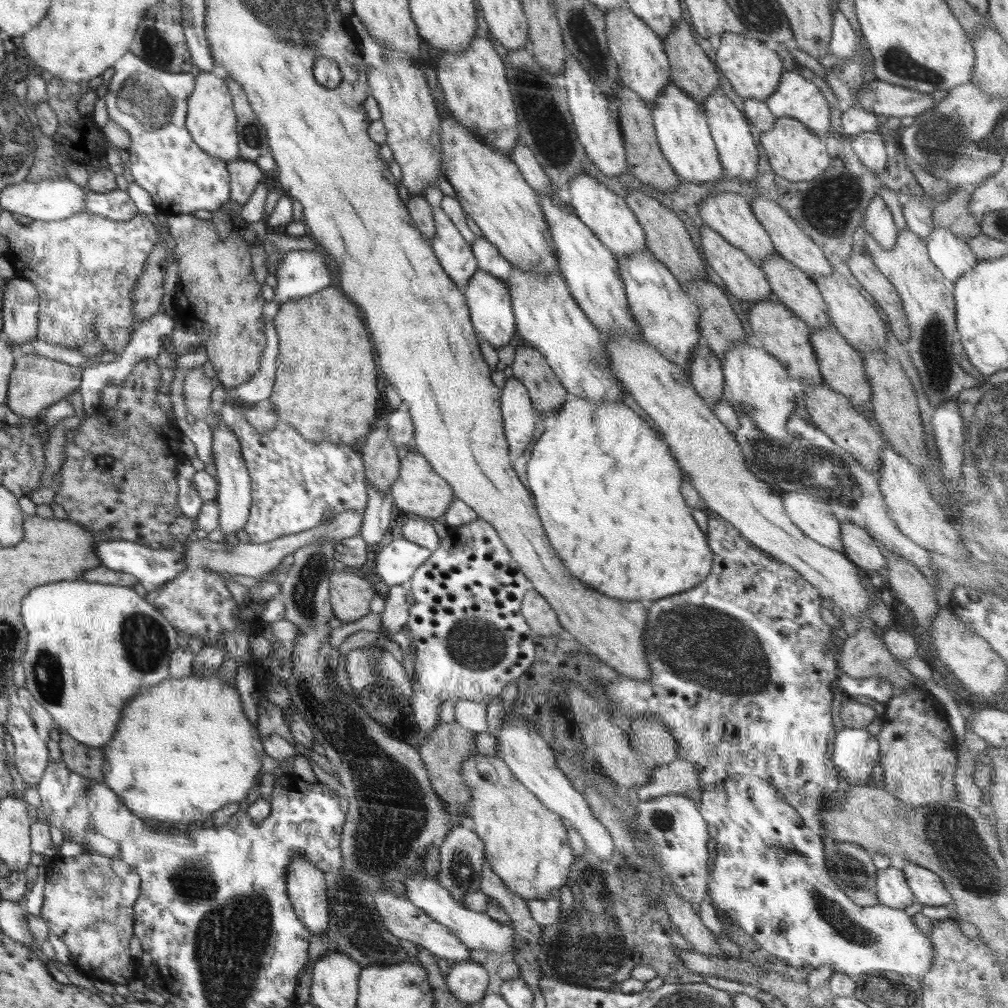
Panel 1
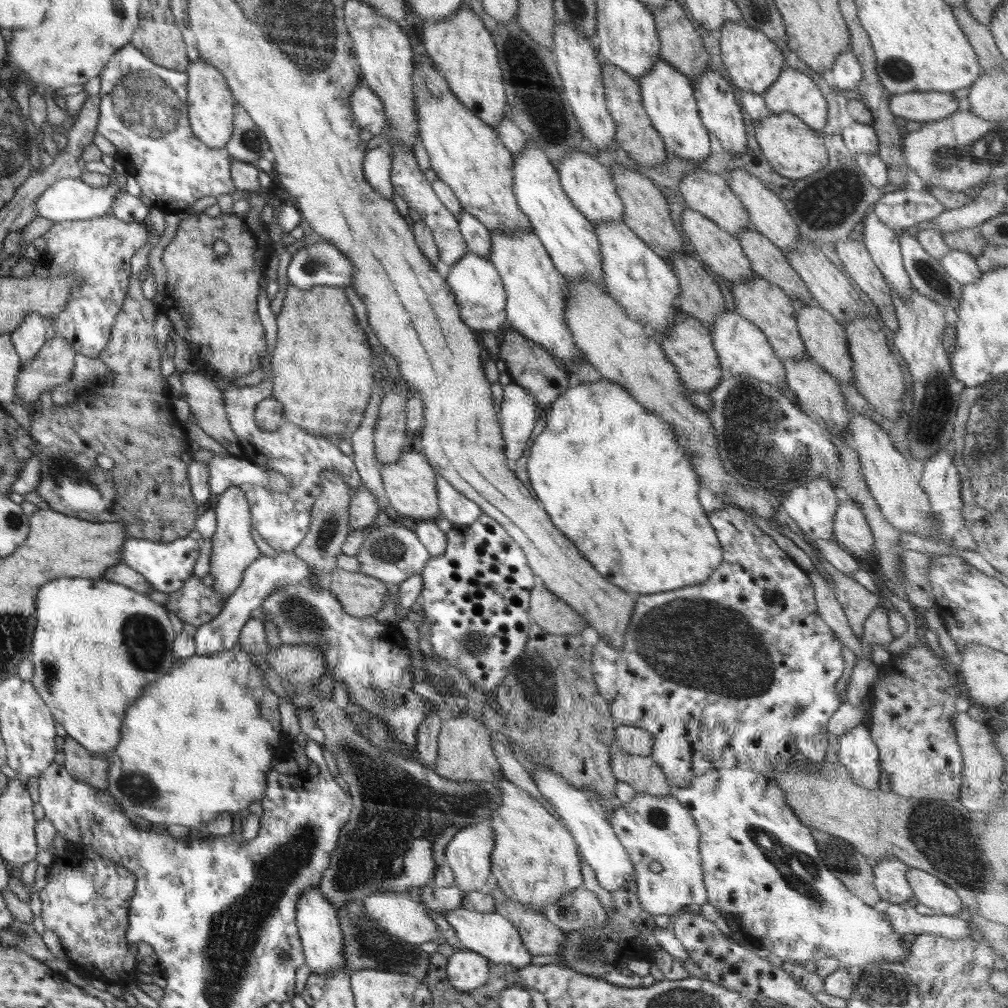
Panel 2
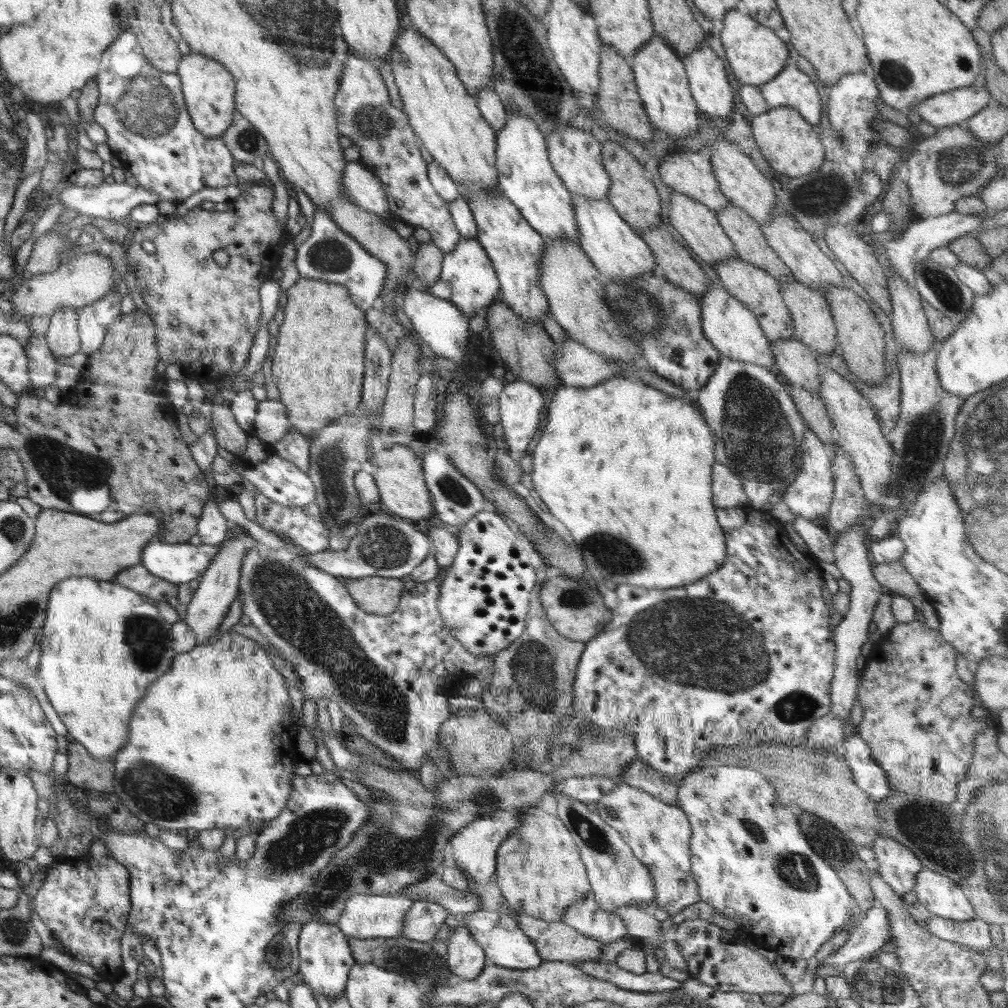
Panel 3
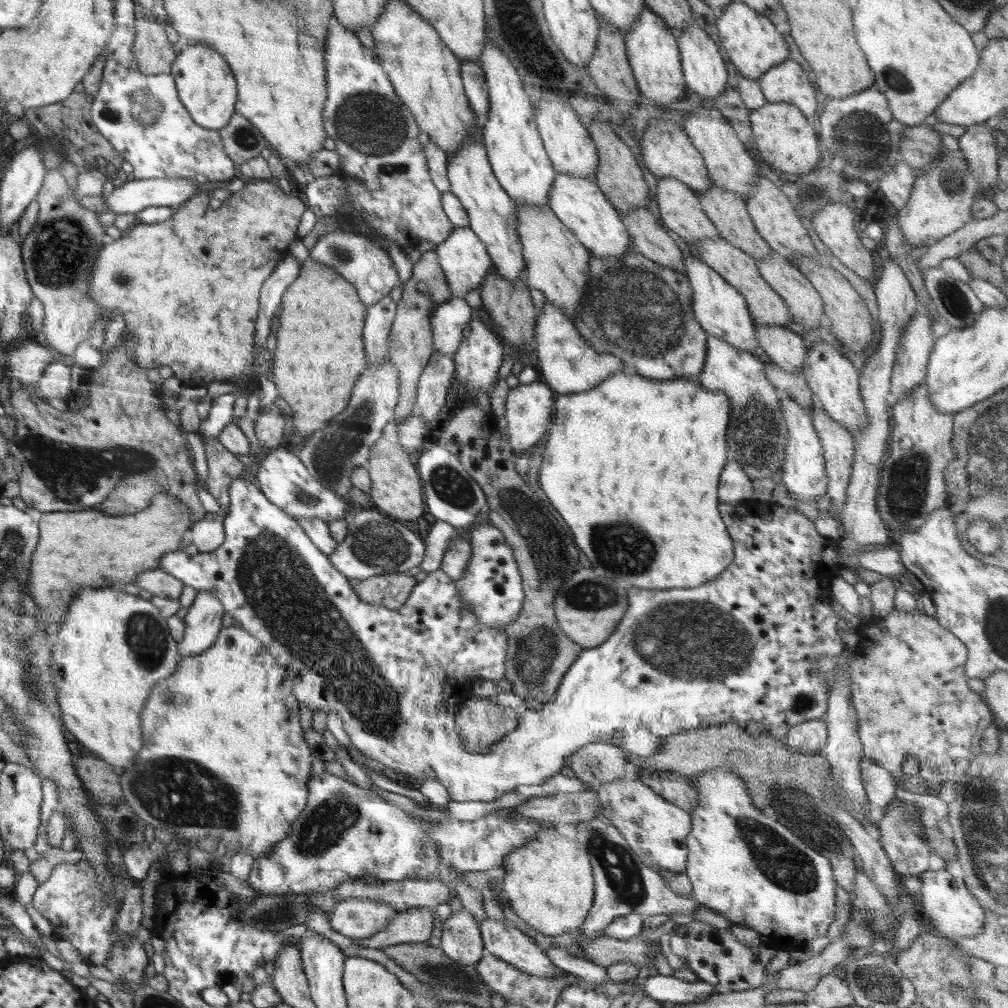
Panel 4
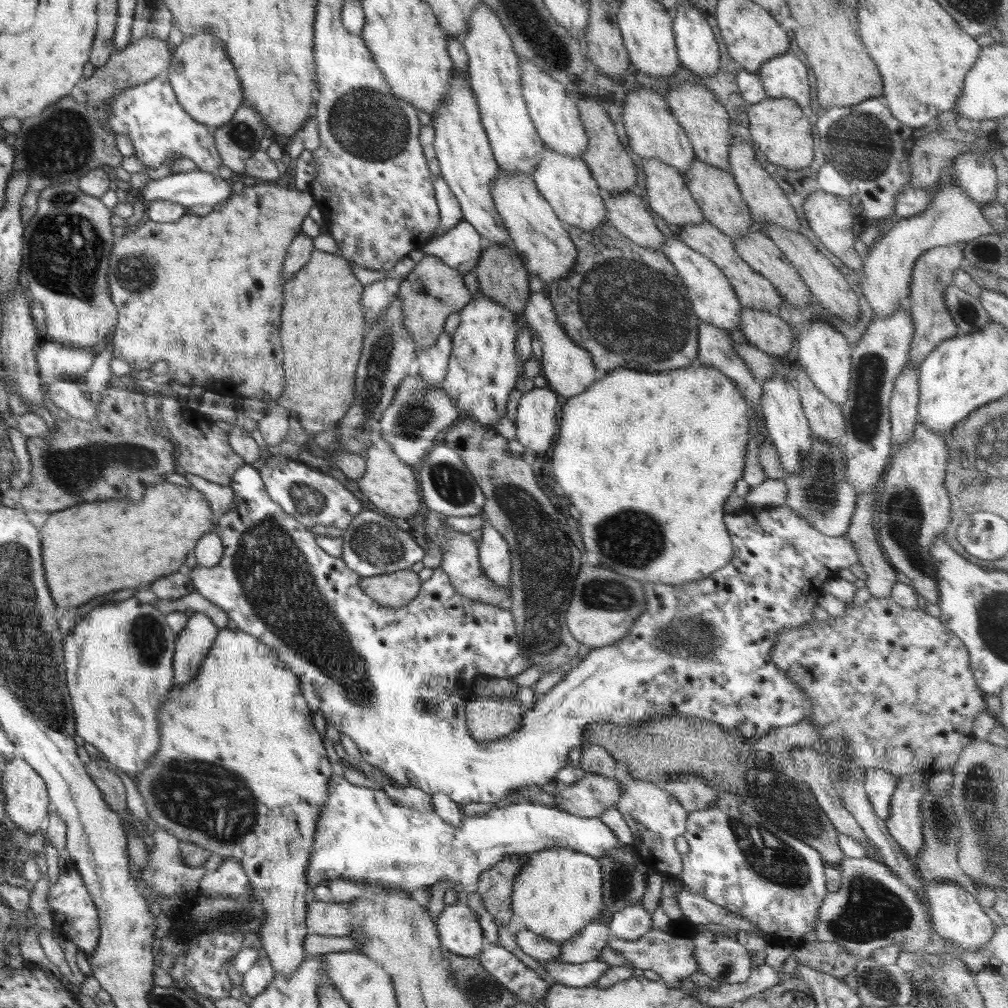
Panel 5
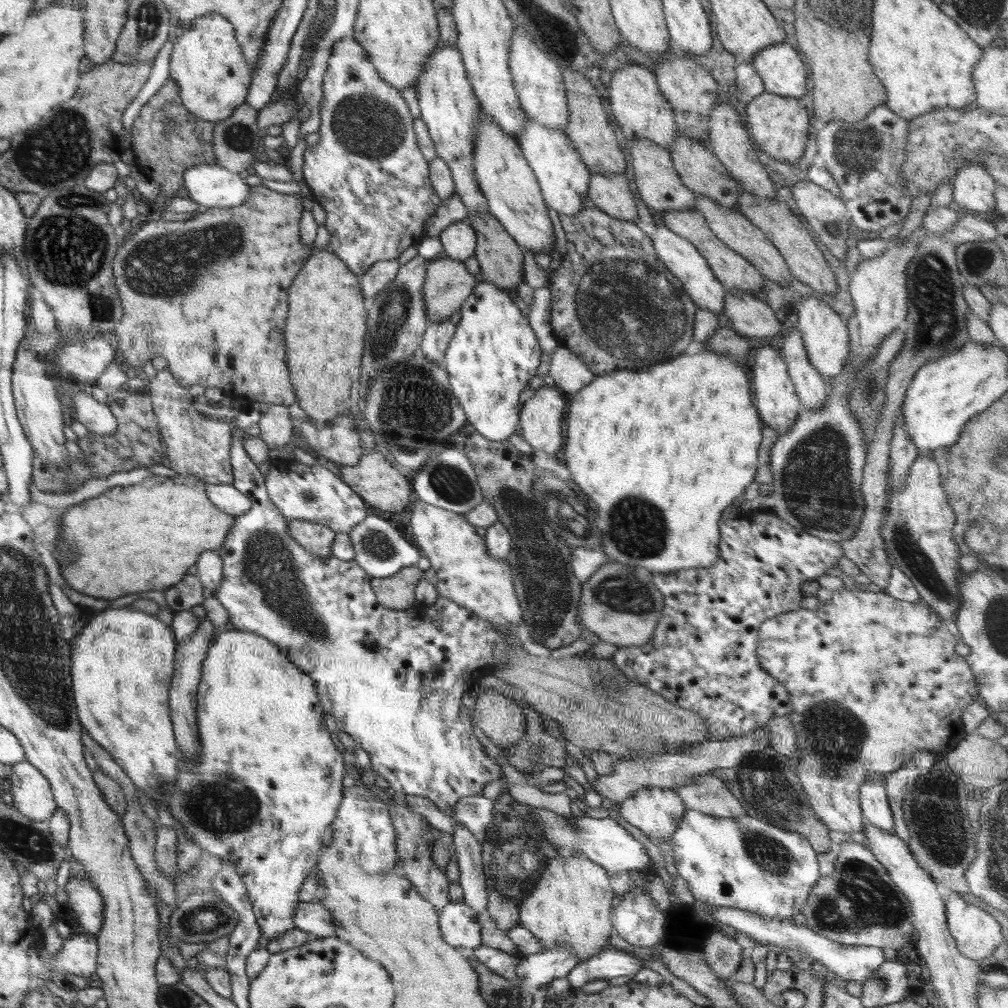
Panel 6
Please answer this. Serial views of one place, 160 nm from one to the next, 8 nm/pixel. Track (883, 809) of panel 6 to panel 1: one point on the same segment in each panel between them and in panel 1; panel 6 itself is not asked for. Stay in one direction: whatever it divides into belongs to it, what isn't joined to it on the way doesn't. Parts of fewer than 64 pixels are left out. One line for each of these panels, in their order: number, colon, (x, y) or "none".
1: (855, 751)
2: (858, 752)
3: (870, 777)
4: (880, 786)
5: (879, 784)

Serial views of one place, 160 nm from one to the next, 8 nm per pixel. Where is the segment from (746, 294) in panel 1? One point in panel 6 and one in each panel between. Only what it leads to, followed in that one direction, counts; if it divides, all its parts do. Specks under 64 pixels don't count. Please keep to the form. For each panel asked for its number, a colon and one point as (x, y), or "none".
2: (720, 251)
3: (693, 220)
4: (680, 207)
5: (669, 197)
6: (659, 185)

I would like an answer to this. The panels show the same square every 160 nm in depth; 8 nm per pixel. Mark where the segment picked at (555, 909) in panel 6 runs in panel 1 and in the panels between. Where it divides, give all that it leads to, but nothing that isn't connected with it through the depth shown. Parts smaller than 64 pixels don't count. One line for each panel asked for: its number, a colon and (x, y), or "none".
1: (526, 844)
2: (535, 860)
3: (539, 871)
4: (549, 881)
5: (558, 891)

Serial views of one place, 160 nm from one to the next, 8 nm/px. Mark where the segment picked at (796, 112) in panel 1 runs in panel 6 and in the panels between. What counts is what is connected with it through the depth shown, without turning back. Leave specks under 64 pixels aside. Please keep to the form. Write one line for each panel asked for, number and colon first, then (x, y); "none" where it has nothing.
2: (793, 92)
3: (792, 88)
4: (785, 83)
5: (784, 76)
6: (781, 69)

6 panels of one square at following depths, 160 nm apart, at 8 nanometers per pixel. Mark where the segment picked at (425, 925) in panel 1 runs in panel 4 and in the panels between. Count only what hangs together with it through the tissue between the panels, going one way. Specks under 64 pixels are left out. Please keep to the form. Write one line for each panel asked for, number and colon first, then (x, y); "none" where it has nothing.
2: (397, 913)
3: (366, 916)
4: (356, 918)

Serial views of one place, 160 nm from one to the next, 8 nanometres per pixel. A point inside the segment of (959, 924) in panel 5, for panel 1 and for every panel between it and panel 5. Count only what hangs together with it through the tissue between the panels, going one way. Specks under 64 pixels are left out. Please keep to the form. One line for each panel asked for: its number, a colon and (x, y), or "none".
1: (927, 887)
2: (930, 890)
3: (940, 895)
4: (946, 900)

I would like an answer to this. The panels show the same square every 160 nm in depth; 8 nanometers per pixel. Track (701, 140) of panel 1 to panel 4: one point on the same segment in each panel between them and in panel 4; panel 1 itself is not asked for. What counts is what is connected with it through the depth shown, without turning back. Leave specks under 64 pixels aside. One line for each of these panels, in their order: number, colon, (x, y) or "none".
2: (668, 99)
3: (660, 77)
4: (652, 49)

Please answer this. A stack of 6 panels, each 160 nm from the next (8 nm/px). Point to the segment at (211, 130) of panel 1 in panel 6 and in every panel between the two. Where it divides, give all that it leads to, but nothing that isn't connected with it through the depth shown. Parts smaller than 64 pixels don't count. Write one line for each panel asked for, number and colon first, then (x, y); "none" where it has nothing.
2: (210, 103)
3: (208, 89)
4: (205, 84)
5: (205, 82)
6: (206, 63)

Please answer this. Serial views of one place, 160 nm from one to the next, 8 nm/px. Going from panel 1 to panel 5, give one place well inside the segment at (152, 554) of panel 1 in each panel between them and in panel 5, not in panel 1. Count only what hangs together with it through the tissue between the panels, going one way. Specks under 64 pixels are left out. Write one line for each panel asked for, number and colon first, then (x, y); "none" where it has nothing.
2: (166, 566)
3: (180, 563)
4: (744, 646)
5: (391, 679)

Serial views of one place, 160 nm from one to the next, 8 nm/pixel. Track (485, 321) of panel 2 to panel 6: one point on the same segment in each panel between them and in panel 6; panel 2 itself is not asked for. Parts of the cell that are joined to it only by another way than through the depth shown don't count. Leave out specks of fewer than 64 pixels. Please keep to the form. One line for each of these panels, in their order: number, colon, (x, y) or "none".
3: (468, 279)
4: (463, 257)
5: (461, 247)
6: (459, 240)

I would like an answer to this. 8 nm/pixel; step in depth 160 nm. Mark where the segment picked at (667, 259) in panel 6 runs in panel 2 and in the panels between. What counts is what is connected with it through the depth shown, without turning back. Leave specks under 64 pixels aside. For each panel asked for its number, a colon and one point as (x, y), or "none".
2: (742, 348)
3: (732, 328)
4: (722, 311)
5: (713, 300)

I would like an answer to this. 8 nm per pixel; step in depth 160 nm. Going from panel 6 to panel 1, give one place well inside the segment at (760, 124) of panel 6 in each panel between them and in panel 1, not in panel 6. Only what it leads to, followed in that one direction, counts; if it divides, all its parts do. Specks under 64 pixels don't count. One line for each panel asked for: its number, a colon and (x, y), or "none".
1: (795, 153)
2: (794, 150)
3: (789, 143)
4: (786, 140)
5: (783, 134)

